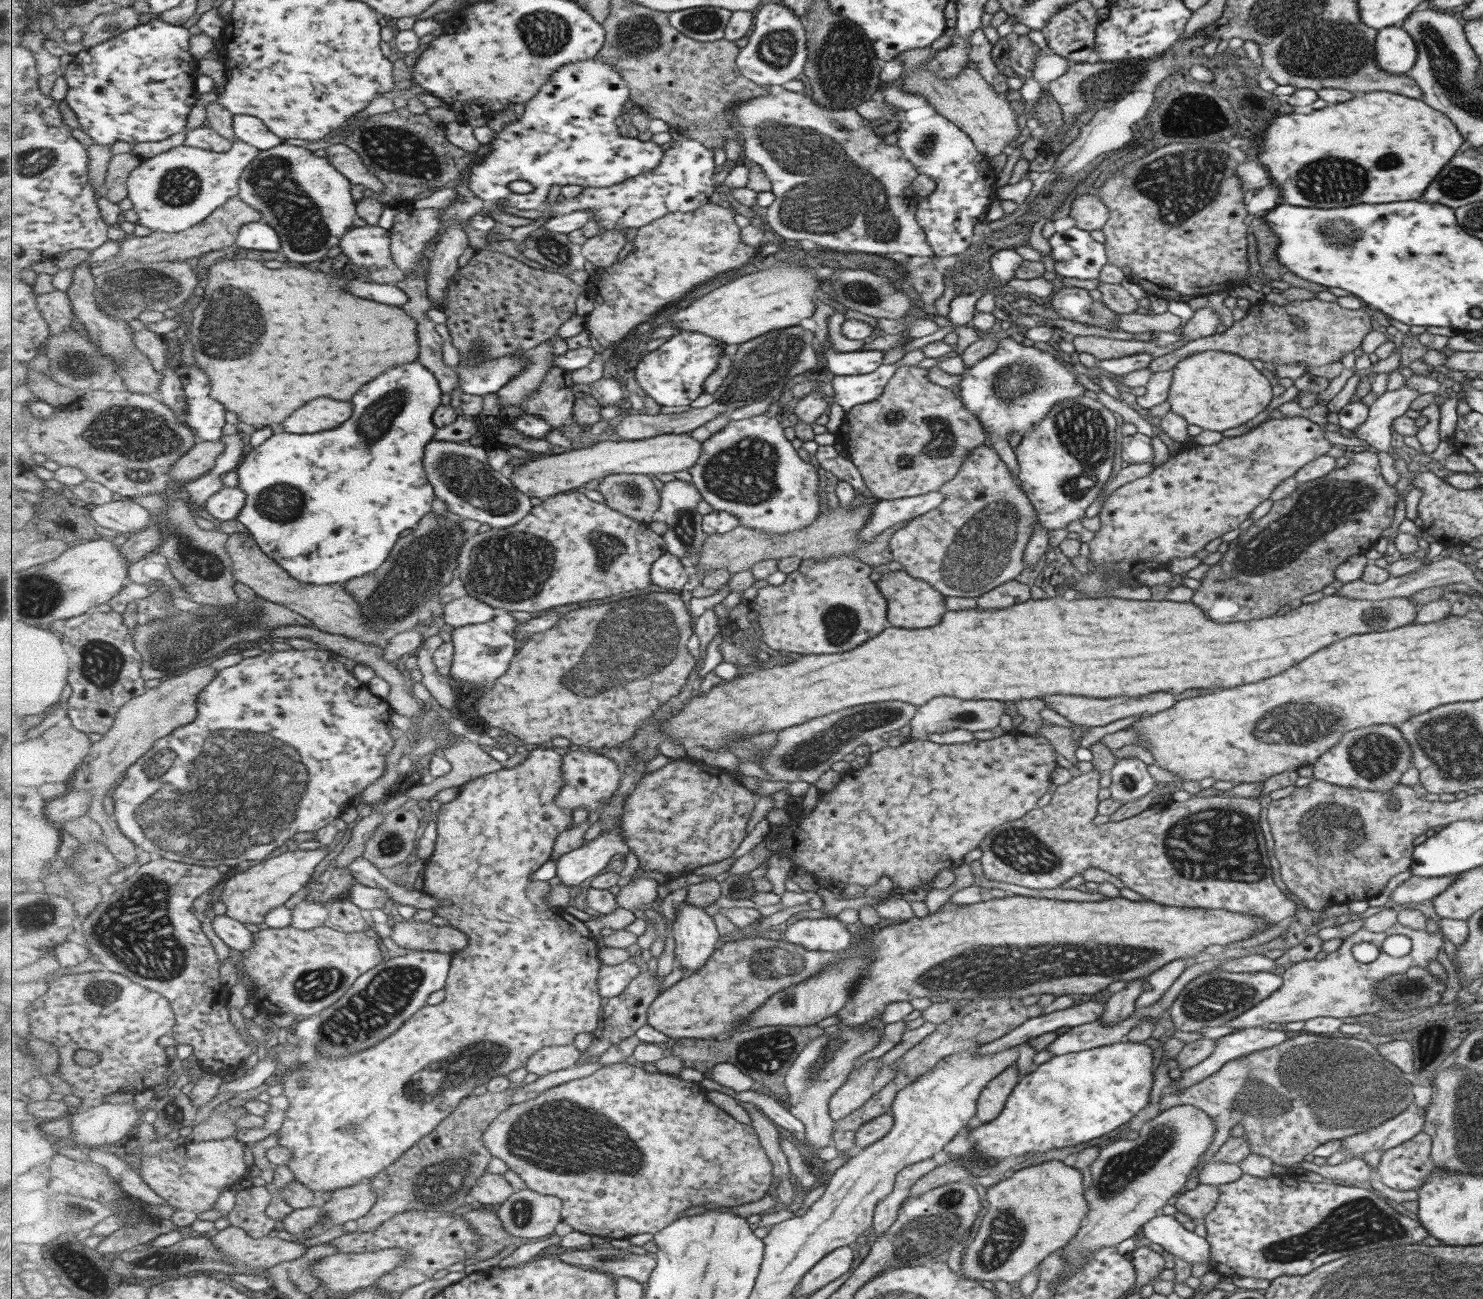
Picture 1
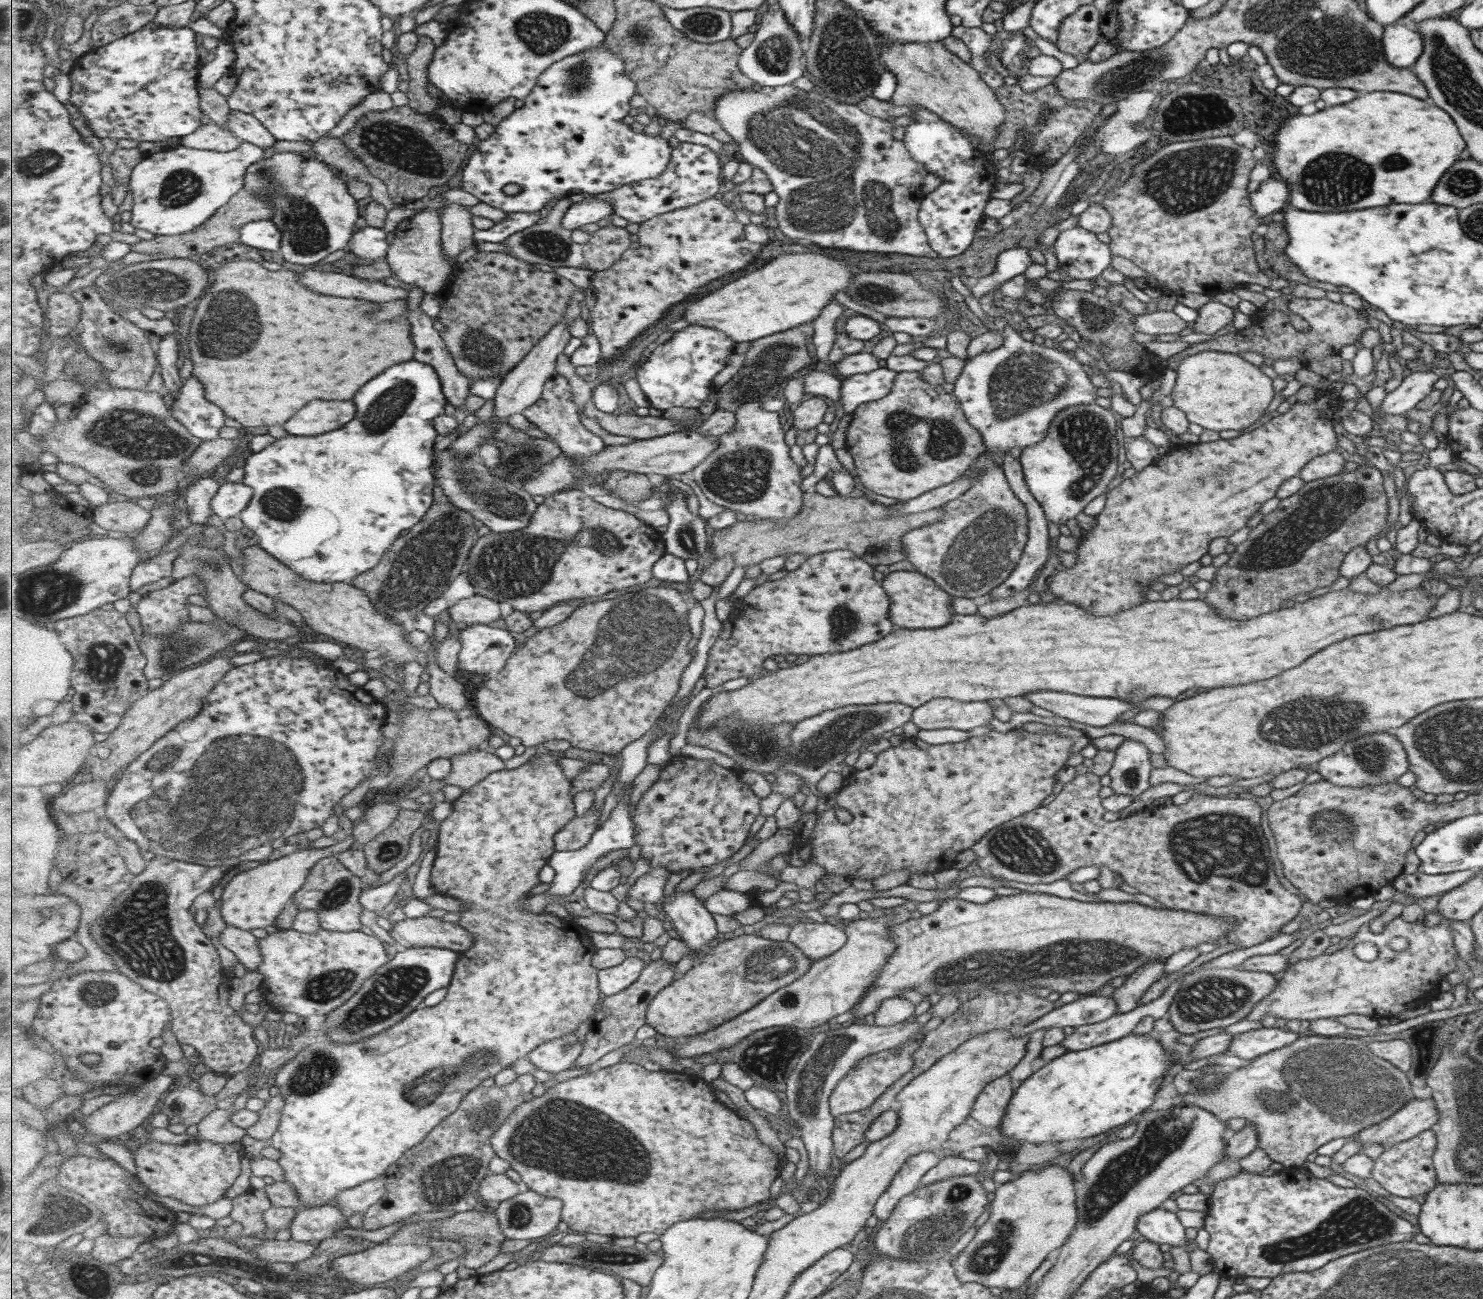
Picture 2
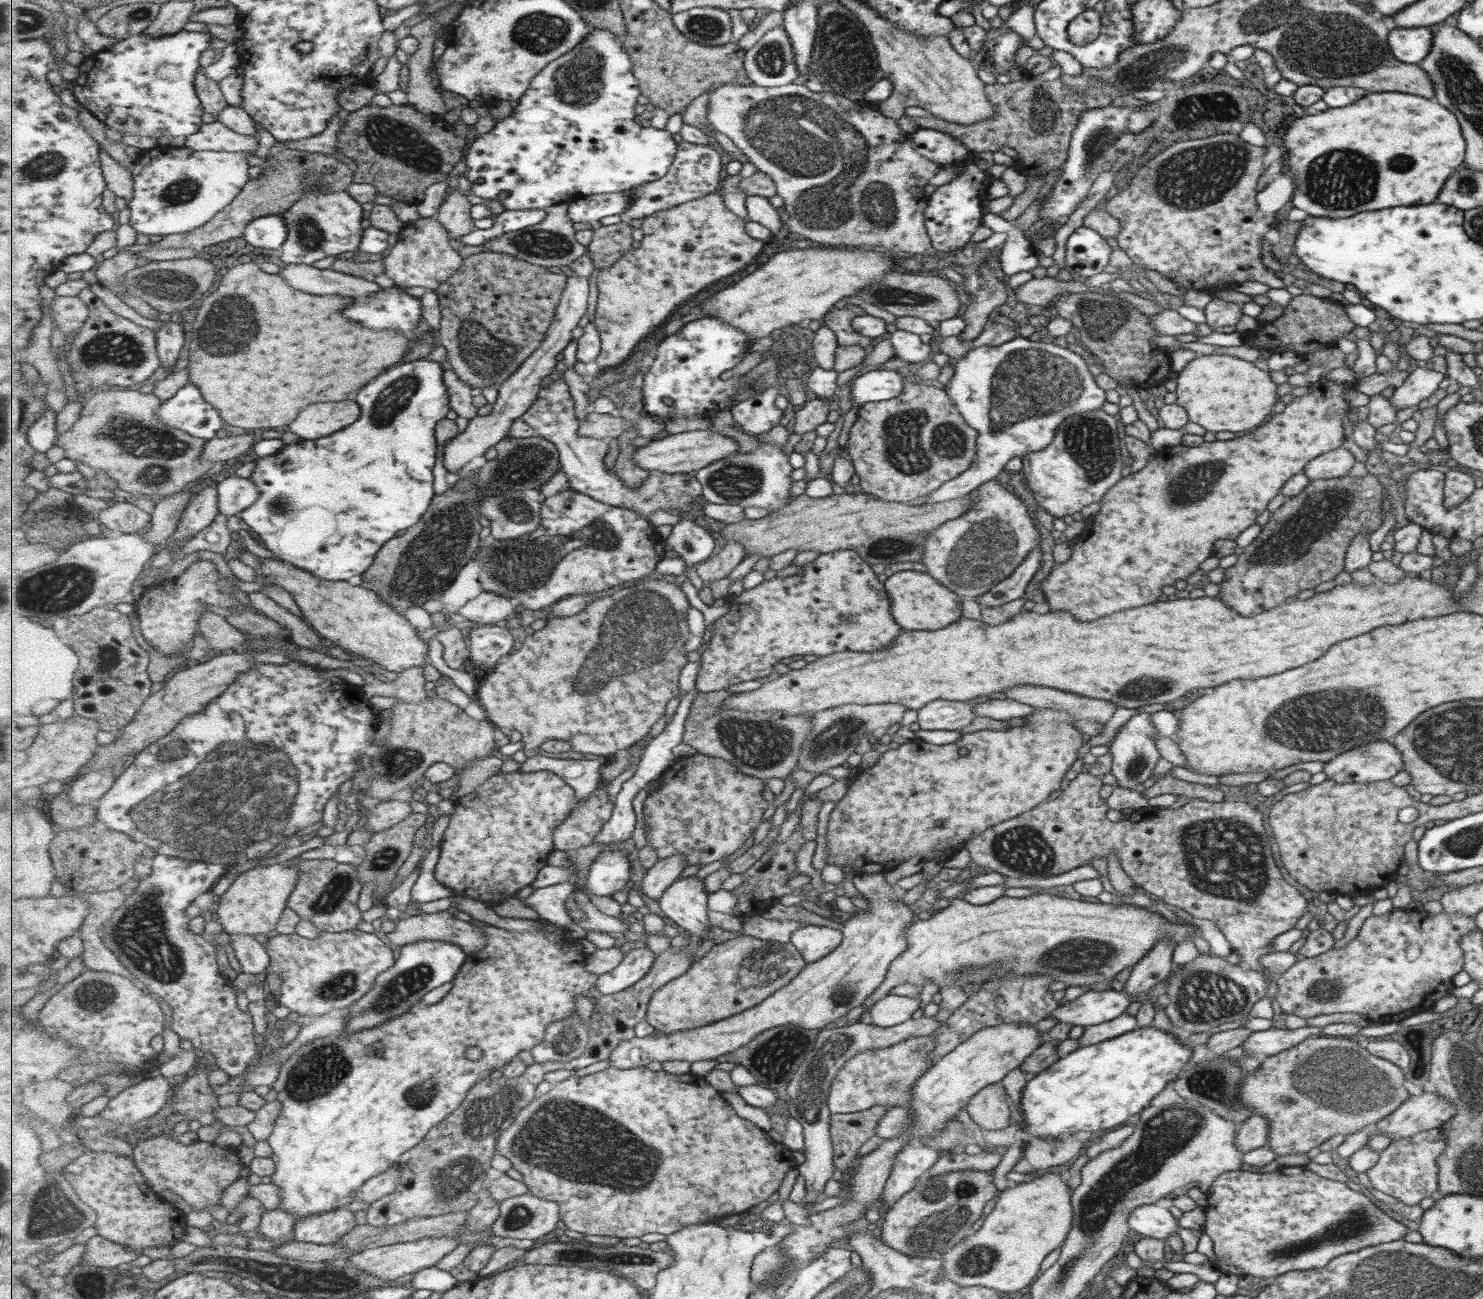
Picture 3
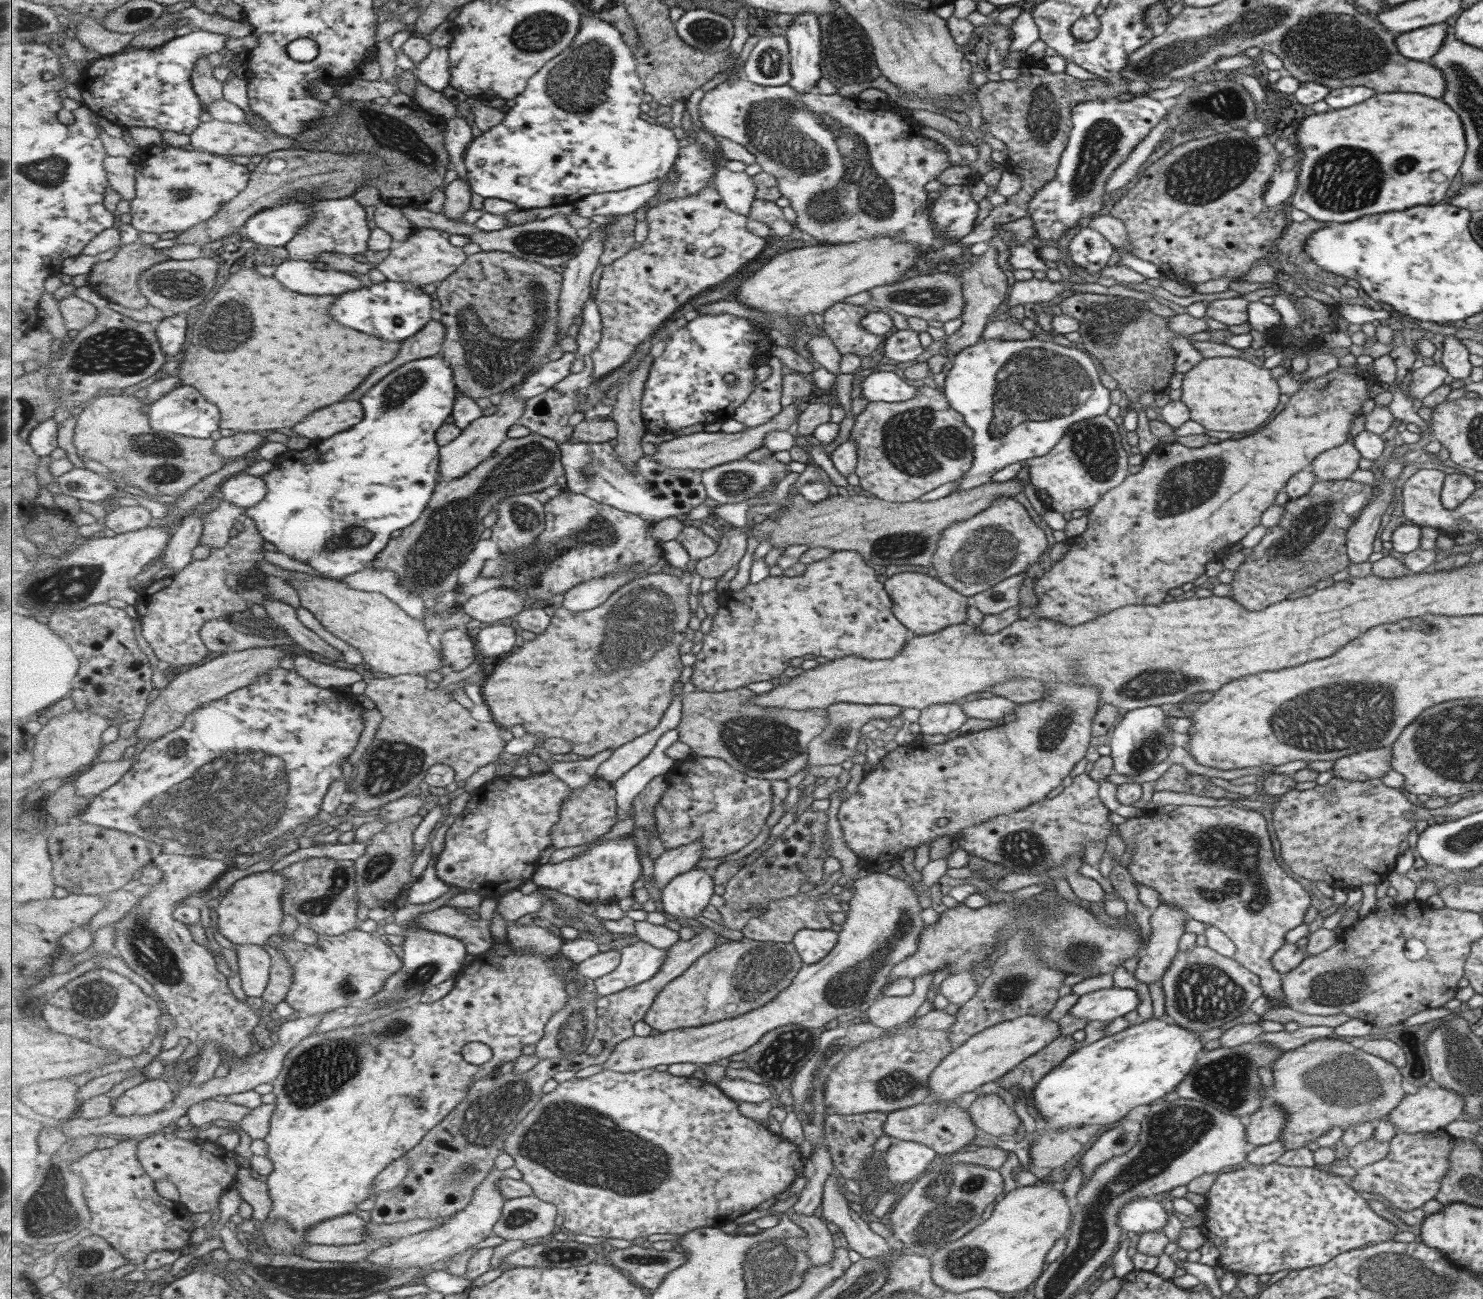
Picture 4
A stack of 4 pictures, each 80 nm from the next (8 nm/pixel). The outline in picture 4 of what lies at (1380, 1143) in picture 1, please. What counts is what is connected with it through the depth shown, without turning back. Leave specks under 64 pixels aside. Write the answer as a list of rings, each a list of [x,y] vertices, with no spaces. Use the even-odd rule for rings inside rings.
[[[1426,1083],[1421,1085],[1413,1094],[1404,1095],[1397,1107],[1390,1113],[1389,1122],[1397,1132],[1431,1132],[1443,1129],[1446,1124],[1460,1118],[1462,1110],[1463,1100],[1456,1092],[1441,1088],[1436,1084]]]

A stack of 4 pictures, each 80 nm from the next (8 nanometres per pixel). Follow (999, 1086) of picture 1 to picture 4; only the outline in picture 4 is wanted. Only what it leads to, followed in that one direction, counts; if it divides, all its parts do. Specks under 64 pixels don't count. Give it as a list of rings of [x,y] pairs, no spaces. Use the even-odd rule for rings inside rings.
[[[979,1093],[977,1098],[971,1102],[968,1109],[971,1123],[975,1128],[979,1128],[988,1134],[1000,1136],[1001,1138],[1011,1138],[1017,1125],[1021,1124],[1013,1109],[1009,1109],[1002,1099],[994,1094]]]

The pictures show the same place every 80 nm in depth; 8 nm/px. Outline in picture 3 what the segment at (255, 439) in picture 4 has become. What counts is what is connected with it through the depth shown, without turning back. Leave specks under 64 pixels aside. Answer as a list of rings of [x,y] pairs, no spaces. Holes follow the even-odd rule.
[[[243,433],[230,435],[229,437],[215,438],[207,441],[202,459],[207,462],[219,462],[221,460],[243,460],[251,456],[253,444],[257,438]]]

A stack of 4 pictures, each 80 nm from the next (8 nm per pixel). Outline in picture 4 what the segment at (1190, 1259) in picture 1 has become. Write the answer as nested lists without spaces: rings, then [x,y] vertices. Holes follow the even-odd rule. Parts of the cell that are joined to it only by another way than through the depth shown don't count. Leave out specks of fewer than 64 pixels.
[[[1134,1198],[1118,1212],[1118,1225],[1126,1232],[1155,1232],[1161,1230],[1168,1216],[1160,1203],[1146,1198]]]

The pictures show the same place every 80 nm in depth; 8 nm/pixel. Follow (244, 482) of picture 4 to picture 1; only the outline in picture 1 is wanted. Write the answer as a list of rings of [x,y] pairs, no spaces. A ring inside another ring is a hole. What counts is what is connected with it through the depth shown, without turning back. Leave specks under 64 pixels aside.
[[[239,486],[223,488],[207,502],[207,511],[219,522],[238,519],[247,504],[247,493]]]

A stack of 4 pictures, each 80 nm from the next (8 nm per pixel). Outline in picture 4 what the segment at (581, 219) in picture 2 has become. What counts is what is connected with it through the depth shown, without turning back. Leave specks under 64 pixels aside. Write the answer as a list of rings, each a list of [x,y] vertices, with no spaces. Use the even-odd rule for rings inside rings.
[[[658,178],[653,182],[620,190],[619,192],[604,192],[586,196],[574,203],[576,214],[591,218],[596,214],[611,217],[632,214],[645,206],[658,192],[660,184],[667,178]]]

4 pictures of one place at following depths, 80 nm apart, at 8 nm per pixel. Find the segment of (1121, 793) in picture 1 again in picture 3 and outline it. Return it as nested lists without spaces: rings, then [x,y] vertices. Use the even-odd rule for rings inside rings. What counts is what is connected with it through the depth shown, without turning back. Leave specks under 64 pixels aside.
[[[1141,712],[1129,717],[1123,724],[1123,729],[1115,733],[1113,741],[1108,747],[1108,752],[1112,756],[1110,773],[1121,788],[1136,789],[1140,787],[1141,783],[1150,777],[1151,771],[1160,757],[1153,745],[1153,739],[1150,737],[1150,734],[1157,732],[1149,723],[1148,716],[1149,713]]]

